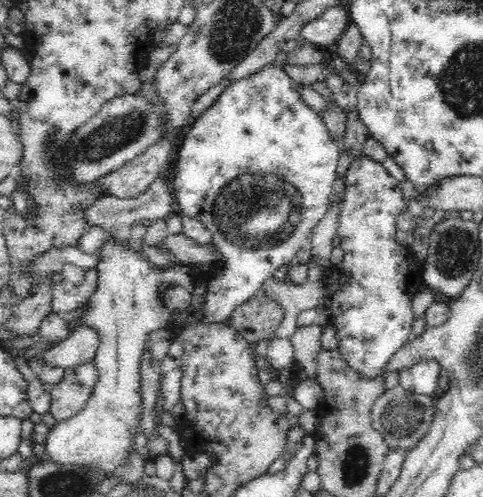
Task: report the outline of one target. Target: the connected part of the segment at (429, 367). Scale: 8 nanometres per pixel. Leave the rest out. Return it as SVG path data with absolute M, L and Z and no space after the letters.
M436 360L417 362L408 368L404 368L400 374L400 386L414 394L431 396L436 392L439 377L442 373L442 365Z

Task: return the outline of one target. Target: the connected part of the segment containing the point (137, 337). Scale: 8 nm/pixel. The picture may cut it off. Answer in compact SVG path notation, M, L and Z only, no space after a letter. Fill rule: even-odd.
M108 233L108 240L106 243L103 244L98 250L97 254L100 256L100 261L95 266L96 272L97 272L97 283L96 283L96 290L94 291L94 294L89 298L89 303L84 307L84 312L79 316L77 319L81 318L83 320L82 325L90 326L96 331L98 331L99 336L99 348L97 349L96 357L94 358L93 362L96 366L96 369L98 370L98 383L96 384L96 387L94 388L94 393L92 394L92 397L88 398L87 406L80 412L76 413L75 416L72 419L69 419L65 422L57 422L54 428L49 432L49 435L47 437L47 442L45 444L45 454L46 458L62 465L74 465L74 466L86 466L90 467L90 469L98 469L98 471L103 474L104 480L112 480L116 474L118 474L117 470L122 466L125 465L125 460L129 457L129 454L134 449L140 449L140 448L133 448L133 436L135 435L135 432L138 431L138 428L141 428L141 416L142 416L142 396L140 395L141 392L141 374L140 374L140 362L142 358L142 354L144 350L146 349L146 345L148 342L149 335L153 333L156 330L160 330L160 328L167 327L167 322L171 318L172 312L168 310L164 305L162 305L162 302L160 302L160 298L158 298L158 288L162 286L162 284L170 284L172 286L180 285L184 287L184 289L188 290L191 294L194 291L195 285L194 285L194 269L186 263L179 263L176 262L174 266L172 266L172 269L170 270L164 270L160 271L158 269L158 265L152 263L151 261L148 261L147 257L142 257L140 251L136 251L134 248L130 247L130 244L128 243L128 240L122 241L122 239L118 239L118 237L114 237L112 233Z

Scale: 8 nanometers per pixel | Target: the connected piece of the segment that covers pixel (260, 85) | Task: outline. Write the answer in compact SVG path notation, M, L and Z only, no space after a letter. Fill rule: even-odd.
M276 65L264 66L262 70L257 71L250 77L242 78L230 83L219 96L198 118L195 118L190 126L190 130L184 135L182 145L178 149L178 159L174 161L170 168L170 185L173 188L173 197L176 202L176 213L180 215L195 218L204 224L204 226L212 233L213 246L217 248L224 257L224 266L222 270L216 272L212 278L208 280L207 294L205 296L205 304L200 309L200 313L195 320L197 322L224 322L234 312L237 306L249 301L256 294L261 294L260 288L266 280L273 278L274 272L280 266L293 262L296 259L296 252L302 250L306 240L312 234L313 228L317 222L325 215L329 207L329 198L332 194L333 184L335 183L338 166L338 158L340 156L340 145L334 141L330 134L326 123L302 98L300 97L300 84L288 73L283 67Z

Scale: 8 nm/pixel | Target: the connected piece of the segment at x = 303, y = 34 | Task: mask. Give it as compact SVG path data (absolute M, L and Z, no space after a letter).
M345 5L332 6L318 18L306 21L299 30L299 39L314 46L326 46L336 42L346 32L350 22L352 20Z

